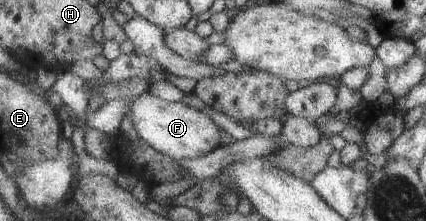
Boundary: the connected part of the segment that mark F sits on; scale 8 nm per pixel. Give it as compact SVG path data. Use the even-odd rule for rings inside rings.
M150 92L132 97L130 110L125 116L130 116L138 134L158 152L174 160L195 159L216 150L222 144L224 130L208 116L184 102L168 102Z

